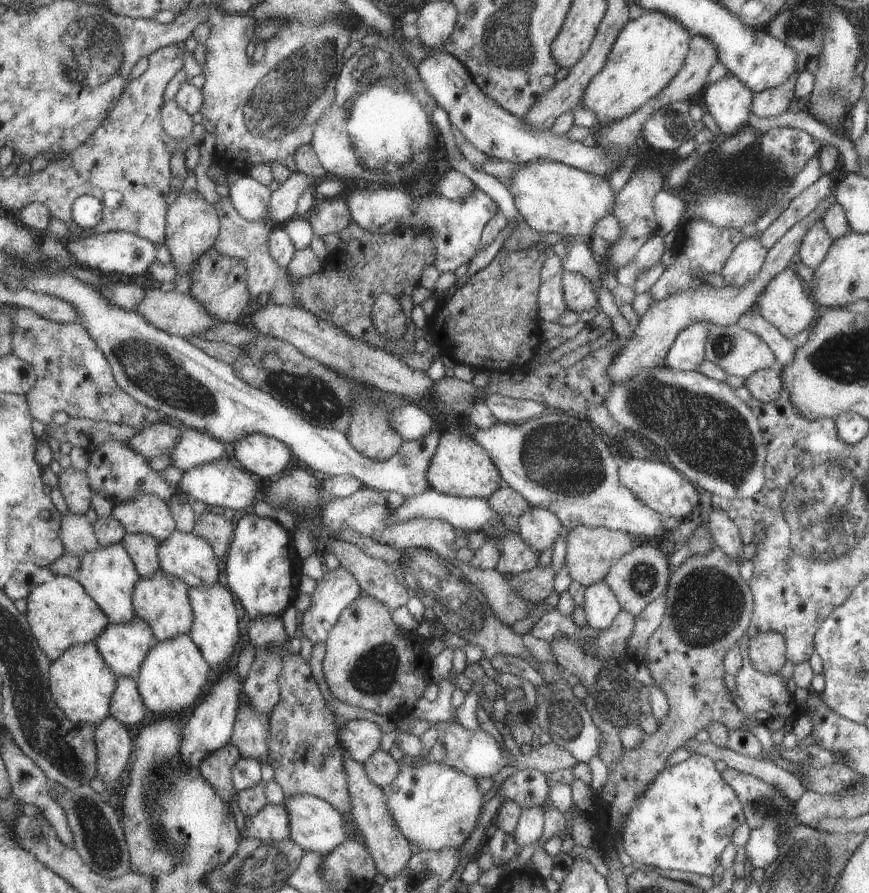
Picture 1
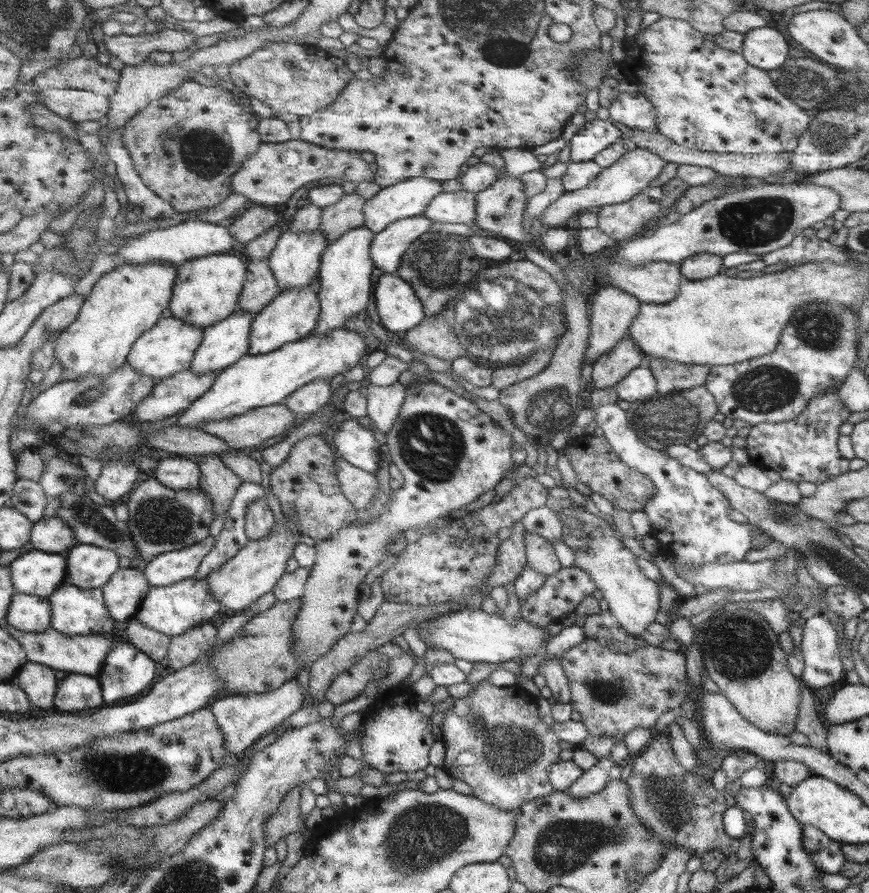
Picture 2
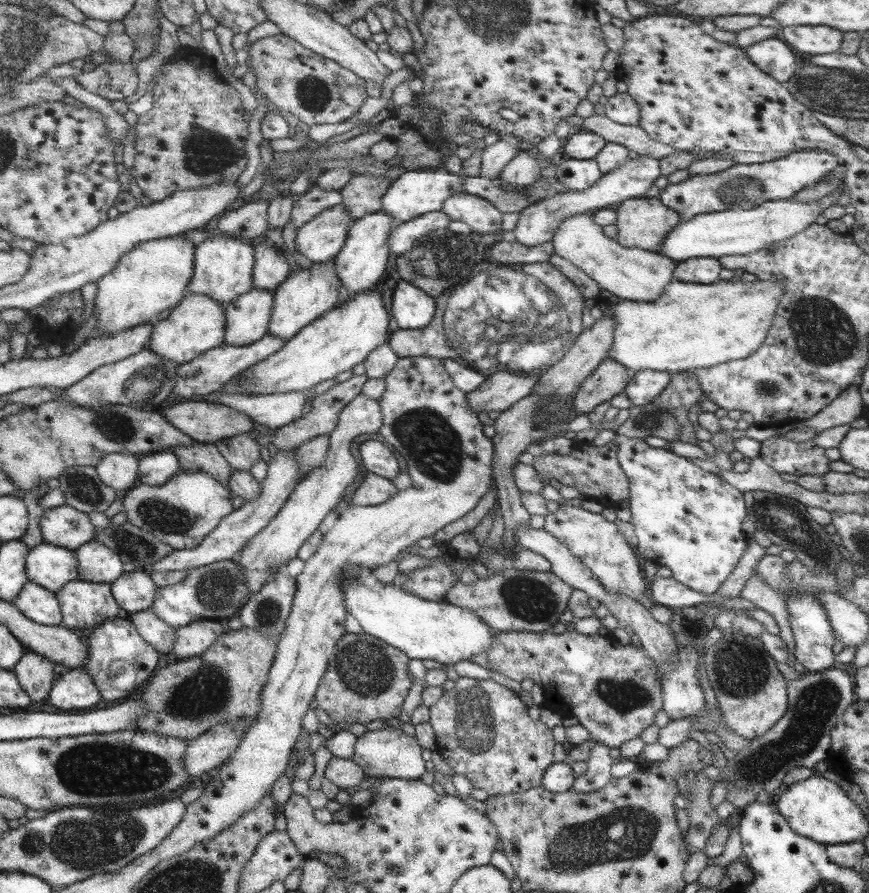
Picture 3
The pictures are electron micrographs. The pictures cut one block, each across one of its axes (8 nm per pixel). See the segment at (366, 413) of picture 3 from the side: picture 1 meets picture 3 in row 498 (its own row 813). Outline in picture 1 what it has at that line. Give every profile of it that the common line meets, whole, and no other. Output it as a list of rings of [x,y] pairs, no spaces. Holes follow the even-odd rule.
[[[297,794],[284,799],[283,804],[288,811],[290,838],[306,851],[316,851],[322,854],[331,853],[339,844],[350,839],[344,831],[343,813],[327,800],[309,794]]]

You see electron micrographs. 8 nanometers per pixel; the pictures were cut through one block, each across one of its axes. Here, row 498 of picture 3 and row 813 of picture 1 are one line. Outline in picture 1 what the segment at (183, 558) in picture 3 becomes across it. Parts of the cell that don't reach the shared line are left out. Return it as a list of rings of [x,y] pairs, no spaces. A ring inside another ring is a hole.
[[[266,803],[255,815],[245,820],[246,836],[278,844],[284,838],[290,838],[289,816],[284,805]]]

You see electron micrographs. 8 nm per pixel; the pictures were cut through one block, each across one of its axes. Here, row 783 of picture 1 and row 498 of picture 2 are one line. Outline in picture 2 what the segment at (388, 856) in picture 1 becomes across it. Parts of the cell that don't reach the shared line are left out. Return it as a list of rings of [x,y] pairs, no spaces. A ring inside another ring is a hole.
[[[336,459],[335,467],[334,472],[336,472],[336,478],[342,486],[344,496],[354,505],[356,510],[366,509],[380,489],[378,478],[375,474],[366,472],[360,467],[351,466],[343,459]]]

